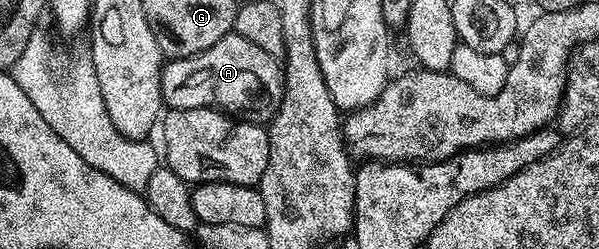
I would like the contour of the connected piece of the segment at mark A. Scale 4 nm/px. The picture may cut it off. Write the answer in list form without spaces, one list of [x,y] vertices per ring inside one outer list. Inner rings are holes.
[[[236,31],[228,33],[215,47],[202,53],[181,55],[161,71],[161,96],[169,109],[216,107],[257,123],[272,122],[285,94],[285,70],[263,47],[255,47]]]

